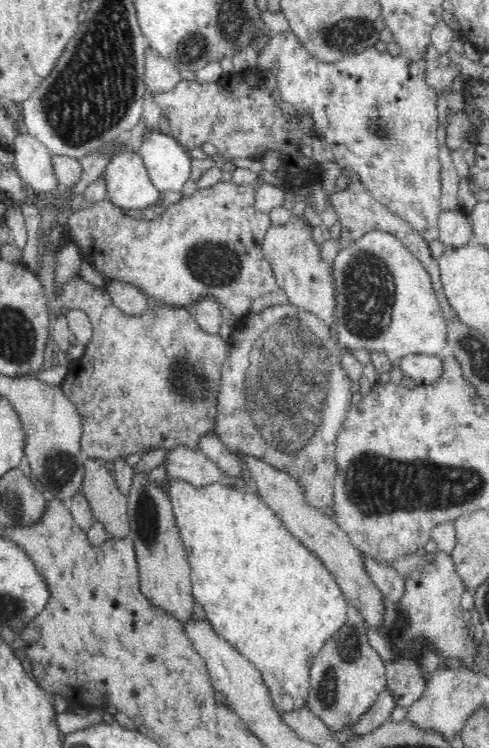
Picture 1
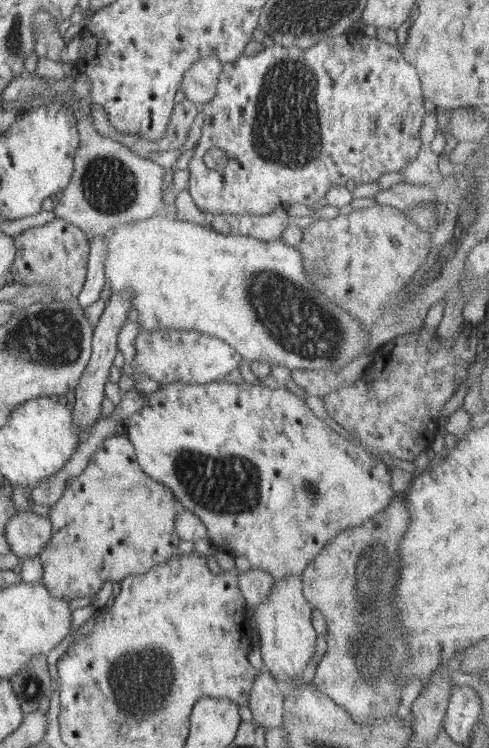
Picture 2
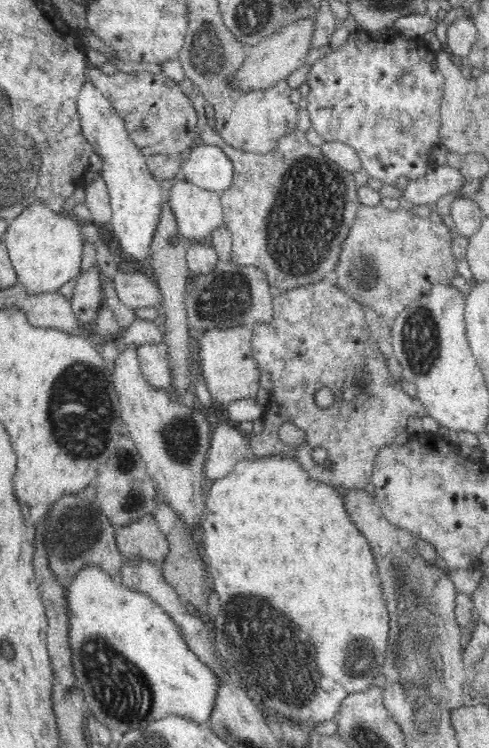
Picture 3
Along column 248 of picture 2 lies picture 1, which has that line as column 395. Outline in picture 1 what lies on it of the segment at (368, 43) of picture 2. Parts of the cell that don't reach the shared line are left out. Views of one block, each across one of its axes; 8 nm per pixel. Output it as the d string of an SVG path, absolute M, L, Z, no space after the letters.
M289 29L281 33L271 33L266 46L259 52L257 58L258 67L264 71L273 68L275 72L277 86L275 94L281 101L292 104L299 112L308 112L313 120L313 130L315 134L322 134L322 138L326 142L329 142L329 146L332 148L335 160L346 168L352 174L359 175L360 183L363 184L384 206L387 206L394 214L402 217L412 225L420 236L424 237L428 242L439 238L439 216L441 213L441 182L440 171L441 164L439 161L440 153L440 135L441 129L438 121L438 112L436 111L436 102L441 93L436 92L428 83L426 83L426 68L430 65L424 58L420 58L414 61L410 58L402 56L392 56L392 54L386 52L379 52L375 47L369 47L364 52L358 52L350 57L342 58L334 63L325 63L324 61L318 61L308 49L302 43L300 39L292 33Z

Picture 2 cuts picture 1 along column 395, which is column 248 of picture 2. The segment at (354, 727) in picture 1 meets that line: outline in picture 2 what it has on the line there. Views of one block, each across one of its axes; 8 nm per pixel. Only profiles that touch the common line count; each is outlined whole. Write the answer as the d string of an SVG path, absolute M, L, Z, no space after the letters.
M265 667L255 677L248 697L248 708L252 711L254 723L262 729L279 726L284 720L284 696L280 682Z

